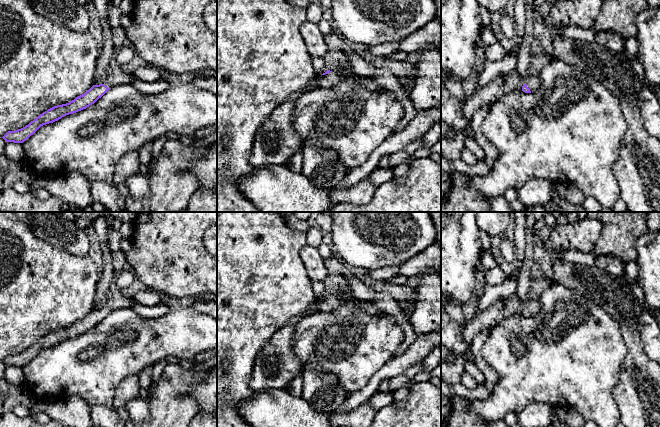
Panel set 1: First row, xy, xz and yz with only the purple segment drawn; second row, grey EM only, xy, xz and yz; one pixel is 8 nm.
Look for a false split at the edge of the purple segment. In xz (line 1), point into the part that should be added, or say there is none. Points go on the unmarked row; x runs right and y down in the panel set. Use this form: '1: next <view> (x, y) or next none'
1: next xz (334, 301)

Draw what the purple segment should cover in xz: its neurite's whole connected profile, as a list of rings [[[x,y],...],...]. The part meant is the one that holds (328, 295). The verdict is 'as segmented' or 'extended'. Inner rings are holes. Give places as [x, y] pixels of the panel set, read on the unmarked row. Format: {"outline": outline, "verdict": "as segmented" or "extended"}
{"outline": [[[327,294],[325,297],[318,299],[313,308],[318,311],[331,311],[336,308],[346,306],[364,309],[368,314],[371,315],[382,316],[385,314],[385,312],[380,310],[375,304],[359,299],[347,300],[336,294]]], "verdict": "extended"}

